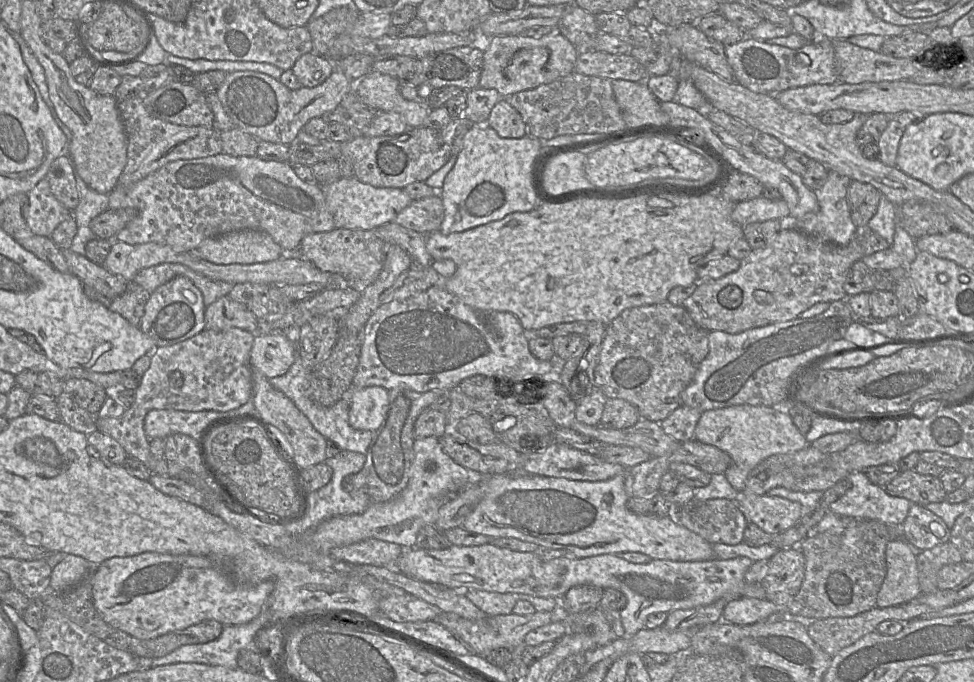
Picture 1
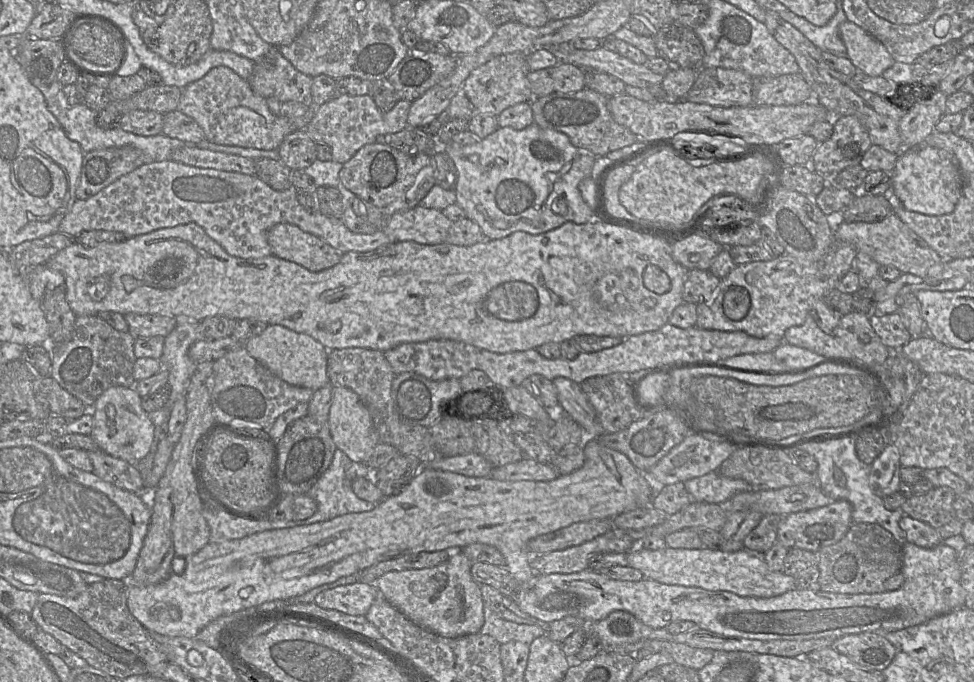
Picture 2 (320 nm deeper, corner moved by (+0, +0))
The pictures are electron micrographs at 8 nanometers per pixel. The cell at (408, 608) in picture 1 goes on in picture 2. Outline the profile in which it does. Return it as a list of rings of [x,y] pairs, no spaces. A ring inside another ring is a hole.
[[[357,581],[319,593],[314,603],[323,609],[337,610],[352,616],[365,616],[379,595],[374,584]]]

